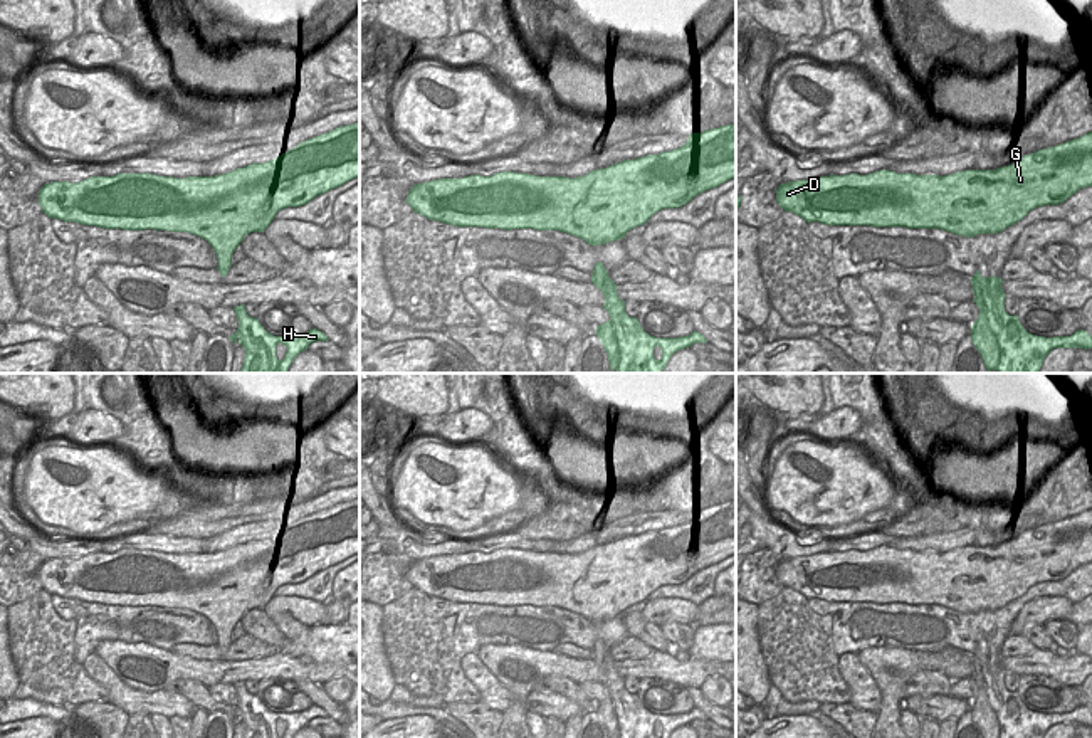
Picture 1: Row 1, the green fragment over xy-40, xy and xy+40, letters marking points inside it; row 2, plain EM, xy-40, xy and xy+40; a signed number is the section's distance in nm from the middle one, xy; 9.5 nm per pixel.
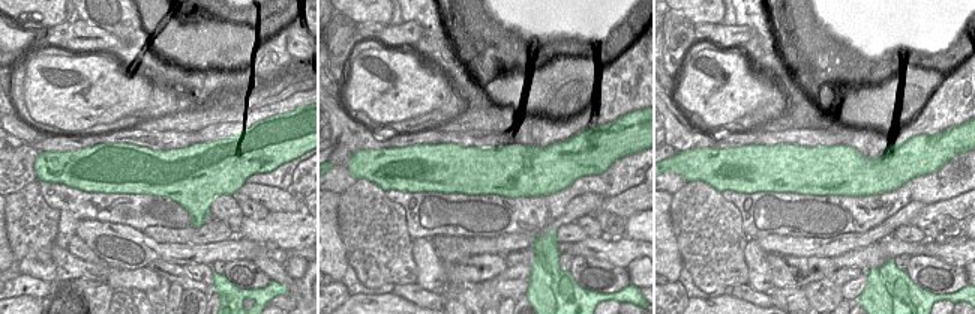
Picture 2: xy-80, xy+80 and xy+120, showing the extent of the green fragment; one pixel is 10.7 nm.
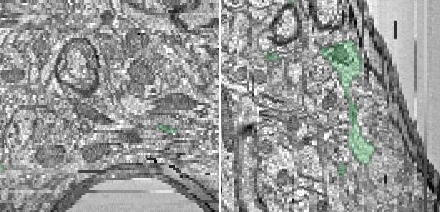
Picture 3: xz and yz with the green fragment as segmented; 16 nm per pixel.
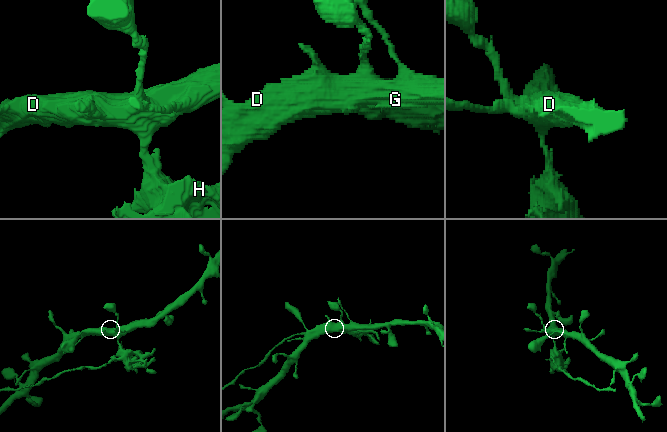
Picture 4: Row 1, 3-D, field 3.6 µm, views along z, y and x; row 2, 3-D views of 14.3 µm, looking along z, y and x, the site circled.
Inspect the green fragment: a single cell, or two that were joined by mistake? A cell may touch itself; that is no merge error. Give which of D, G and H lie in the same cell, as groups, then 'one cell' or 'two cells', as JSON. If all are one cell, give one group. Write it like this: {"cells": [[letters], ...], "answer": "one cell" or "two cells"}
{"cells": [["D", "G"], ["H"]], "answer": "two cells"}

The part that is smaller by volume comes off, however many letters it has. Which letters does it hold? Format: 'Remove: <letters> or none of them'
Remove: H.

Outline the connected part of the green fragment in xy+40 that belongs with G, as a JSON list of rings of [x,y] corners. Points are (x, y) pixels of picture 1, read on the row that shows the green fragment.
[[[1092,131],[996,170],[964,170],[944,177],[879,170],[869,175],[788,182],[778,187],[776,202],[785,212],[793,212],[808,224],[941,229],[974,237],[998,234],[1020,222],[1030,210],[1063,203],[1085,187],[1092,187]]]

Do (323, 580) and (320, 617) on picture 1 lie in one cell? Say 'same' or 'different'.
different

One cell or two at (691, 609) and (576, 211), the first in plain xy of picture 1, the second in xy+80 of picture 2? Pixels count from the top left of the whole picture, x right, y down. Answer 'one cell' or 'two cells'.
one cell

